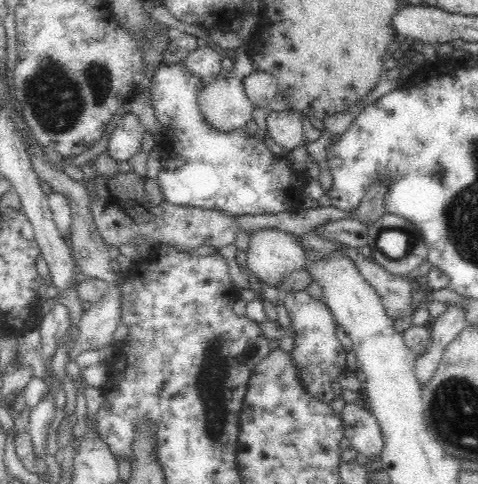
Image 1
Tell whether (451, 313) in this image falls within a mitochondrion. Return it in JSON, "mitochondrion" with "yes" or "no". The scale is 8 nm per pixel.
{"mitochondrion":"no"}

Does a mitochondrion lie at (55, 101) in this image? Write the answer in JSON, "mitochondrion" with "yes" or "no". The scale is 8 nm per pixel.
{"mitochondrion":"yes"}

